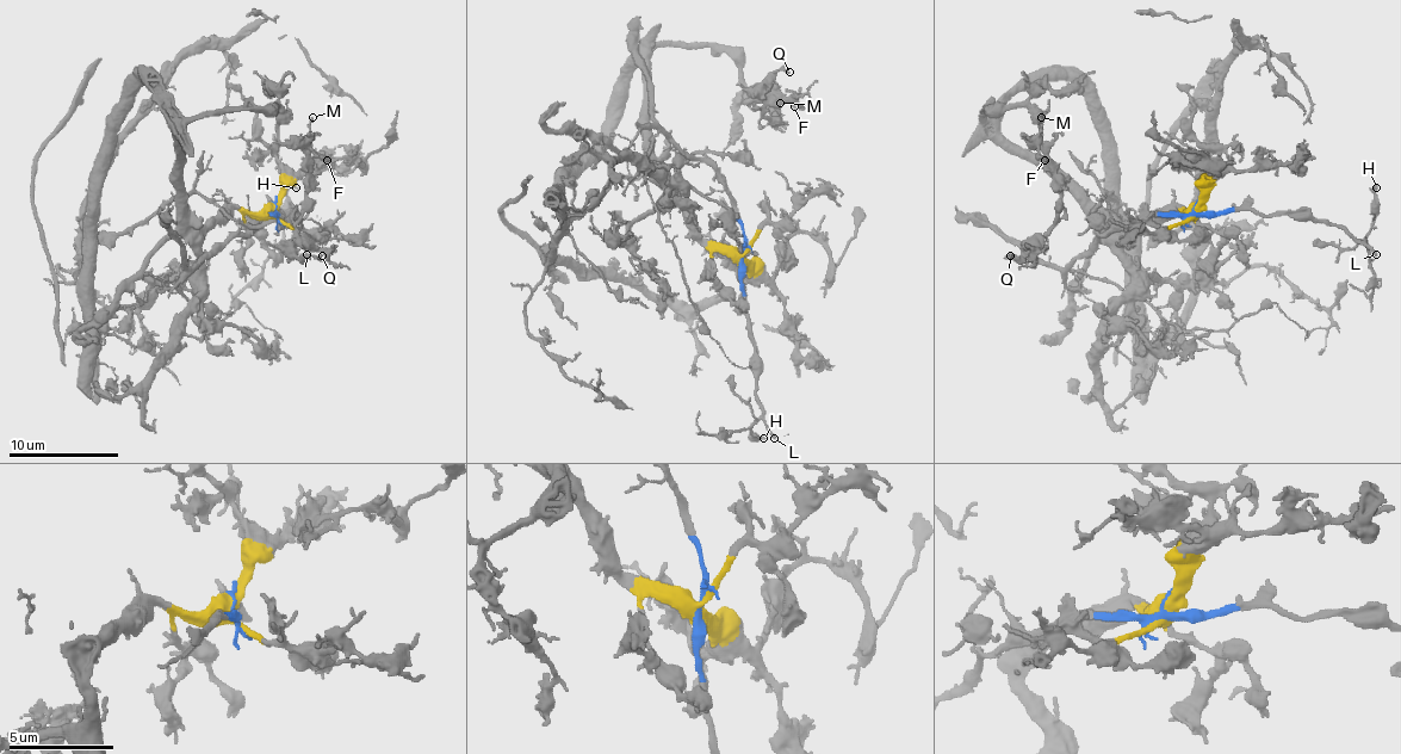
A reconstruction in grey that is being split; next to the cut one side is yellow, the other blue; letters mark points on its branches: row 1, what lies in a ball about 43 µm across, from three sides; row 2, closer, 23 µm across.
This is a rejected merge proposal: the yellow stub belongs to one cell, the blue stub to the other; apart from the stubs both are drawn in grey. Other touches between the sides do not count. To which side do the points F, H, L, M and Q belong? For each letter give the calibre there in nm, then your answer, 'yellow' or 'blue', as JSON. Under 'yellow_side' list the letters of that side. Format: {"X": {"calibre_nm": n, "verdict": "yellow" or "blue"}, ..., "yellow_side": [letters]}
{"F": {"calibre_nm": 180, "verdict": "yellow"}, "H": {"calibre_nm": 130, "verdict": "blue"}, "L": {"calibre_nm": 160, "verdict": "blue"}, "M": {"calibre_nm": 180, "verdict": "yellow"}, "Q": {"calibre_nm": 190, "verdict": "yellow"}, "yellow_side": ["F", "M", "Q"]}

